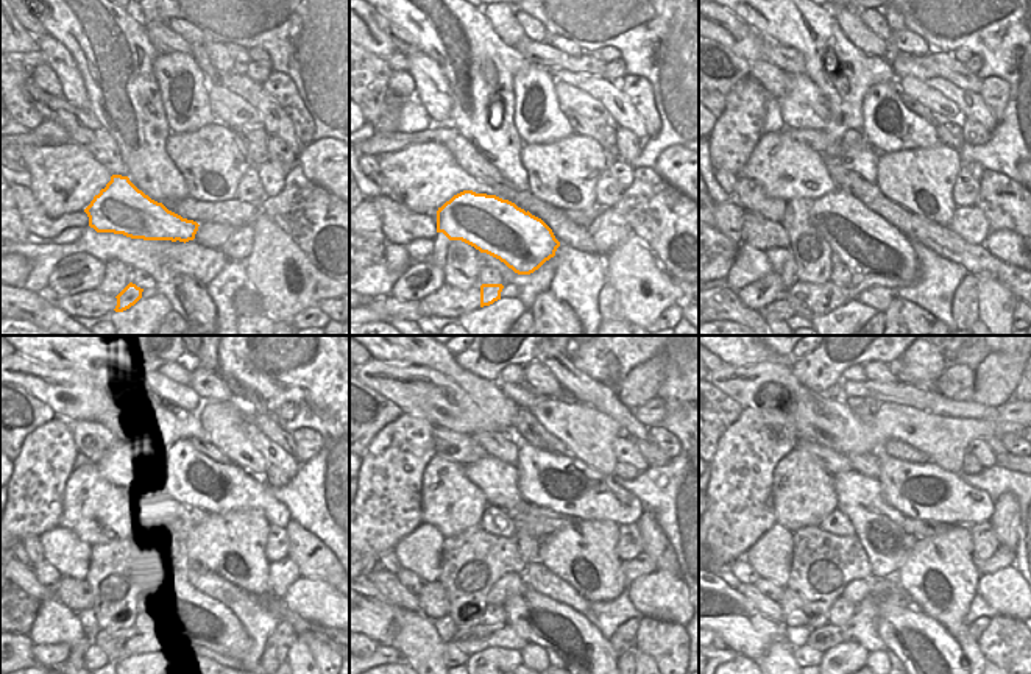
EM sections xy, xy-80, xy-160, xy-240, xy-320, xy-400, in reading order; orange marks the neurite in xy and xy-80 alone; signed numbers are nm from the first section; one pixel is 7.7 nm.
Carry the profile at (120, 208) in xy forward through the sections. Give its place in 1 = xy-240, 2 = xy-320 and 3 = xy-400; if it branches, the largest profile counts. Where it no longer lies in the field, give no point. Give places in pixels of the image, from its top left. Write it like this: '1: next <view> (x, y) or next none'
1: next xy-240 (181, 612)
2: next xy-320 (540, 620)
3: next xy-400 (928, 652)

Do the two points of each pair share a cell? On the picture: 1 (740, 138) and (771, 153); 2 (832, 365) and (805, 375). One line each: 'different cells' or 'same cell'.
1: different cells
2: same cell

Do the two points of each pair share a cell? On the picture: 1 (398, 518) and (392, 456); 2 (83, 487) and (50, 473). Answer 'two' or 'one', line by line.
1: one
2: two

